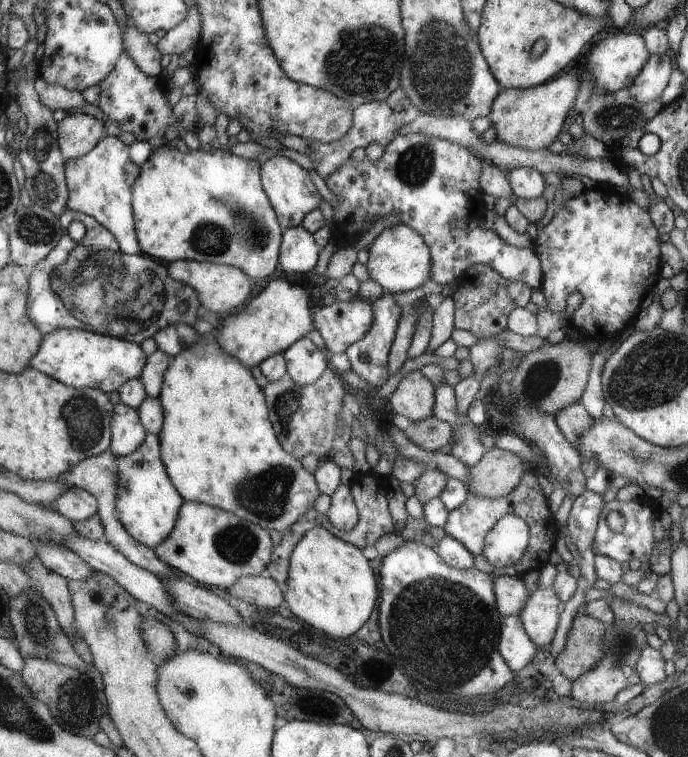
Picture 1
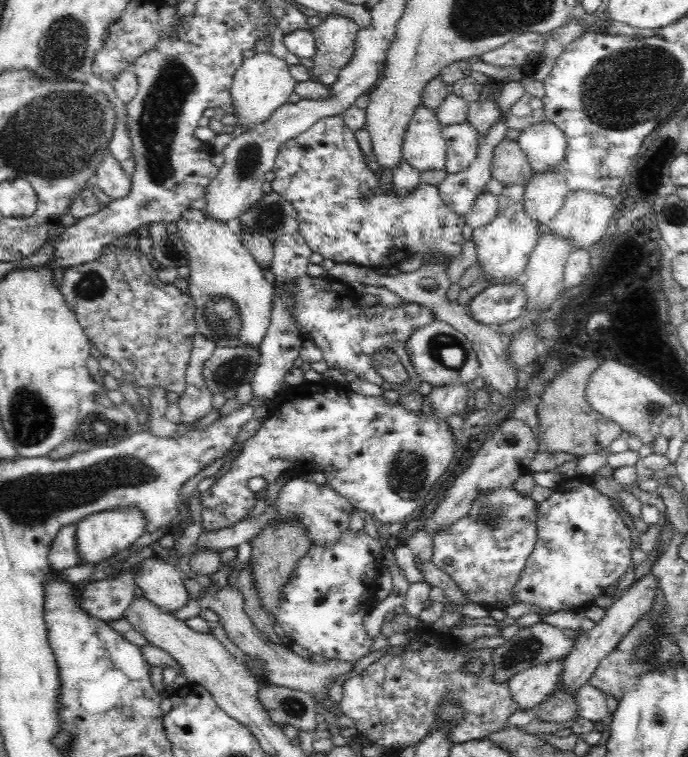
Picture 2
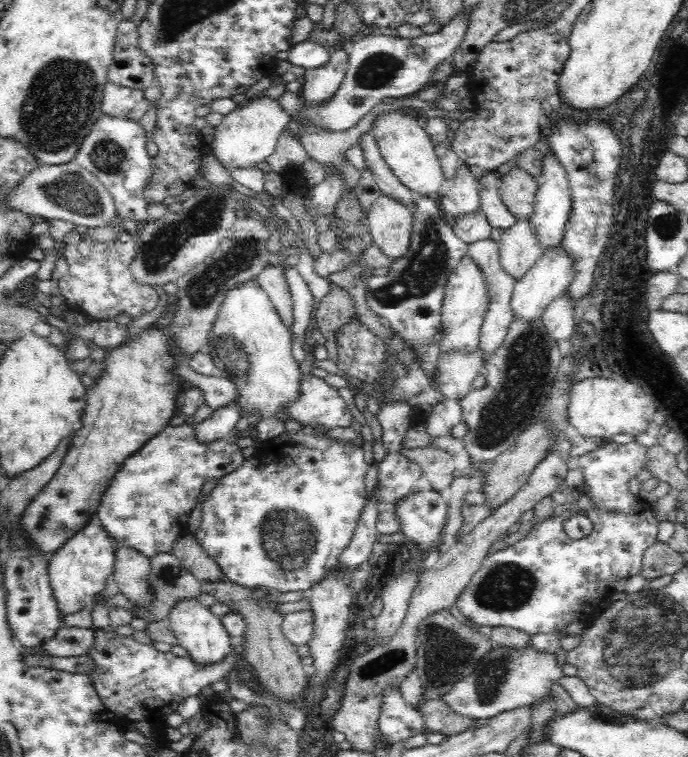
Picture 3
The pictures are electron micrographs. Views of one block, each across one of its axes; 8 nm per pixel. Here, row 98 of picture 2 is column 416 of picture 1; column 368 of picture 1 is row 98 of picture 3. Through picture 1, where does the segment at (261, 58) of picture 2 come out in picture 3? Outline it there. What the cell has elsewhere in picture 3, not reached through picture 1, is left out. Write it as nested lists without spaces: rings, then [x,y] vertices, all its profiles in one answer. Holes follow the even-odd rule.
[[[262,95],[260,98],[252,99],[244,106],[236,105],[234,110],[230,111],[227,115],[223,116],[222,122],[215,128],[213,140],[208,147],[216,158],[221,162],[226,170],[230,167],[234,168],[248,168],[265,160],[276,150],[276,142],[280,132],[287,128],[290,116],[282,109],[282,104],[276,99],[272,99],[267,95]]]

